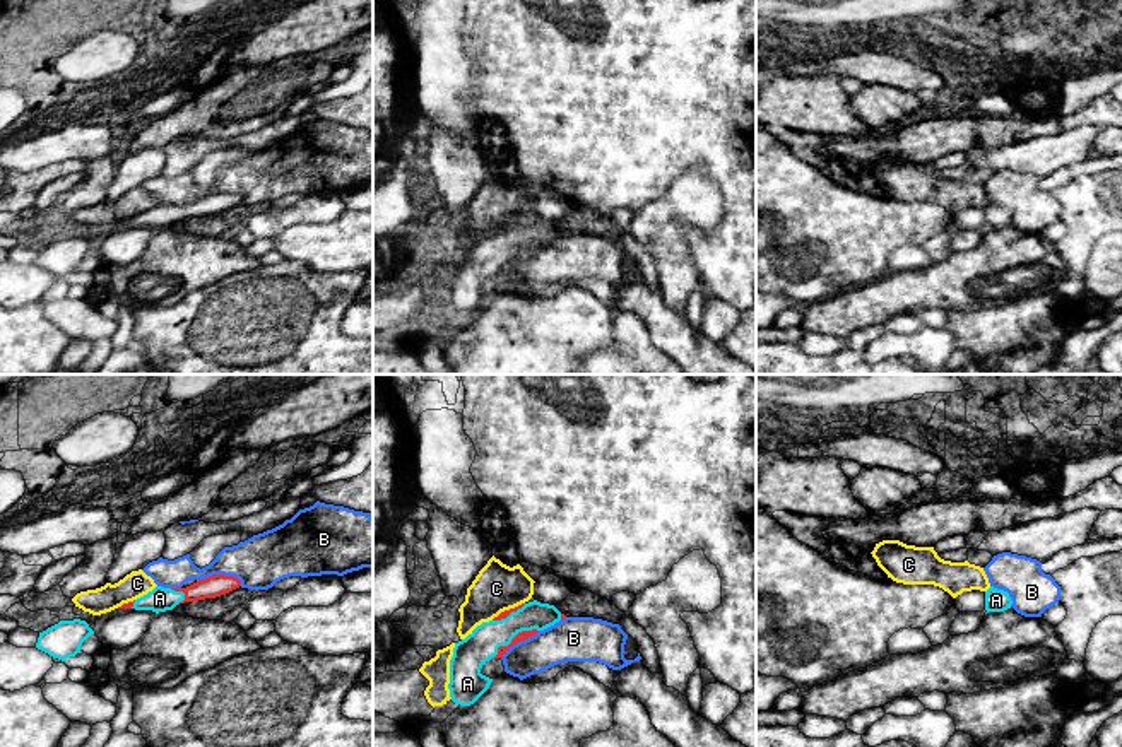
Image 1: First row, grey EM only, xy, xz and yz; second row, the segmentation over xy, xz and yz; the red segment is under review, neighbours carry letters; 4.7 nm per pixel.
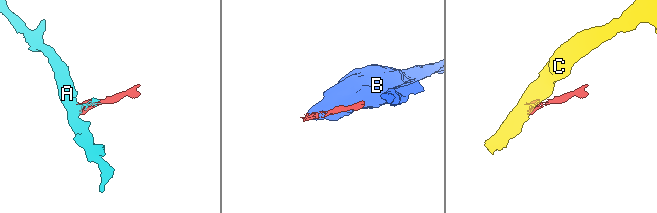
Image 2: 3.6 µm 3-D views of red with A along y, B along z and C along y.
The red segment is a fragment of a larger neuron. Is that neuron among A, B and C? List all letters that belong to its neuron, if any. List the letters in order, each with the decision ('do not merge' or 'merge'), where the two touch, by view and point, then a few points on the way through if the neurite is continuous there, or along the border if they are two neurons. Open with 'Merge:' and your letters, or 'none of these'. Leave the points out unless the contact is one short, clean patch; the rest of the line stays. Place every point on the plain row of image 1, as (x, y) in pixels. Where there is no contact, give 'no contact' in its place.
Merge: A
A: merge; contact xz (513, 255); way xz (524, 252), (513, 255), (488, 257), (469, 272)
B: do not merge; contact xy (221, 192)
C: do not merge; contact xz (507, 228); border xz (524, 219), (501, 228), (491, 236)

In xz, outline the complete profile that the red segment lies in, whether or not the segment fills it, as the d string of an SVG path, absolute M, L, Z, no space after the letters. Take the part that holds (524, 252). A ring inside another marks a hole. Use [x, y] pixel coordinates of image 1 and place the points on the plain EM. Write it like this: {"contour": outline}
{"contour": "M534 217L477 243L465 256L455 260L448 301L452 318L460 323L474 321L493 299L481 291L486 279L503 275L513 262L563 236L566 232L554 222Z"}

